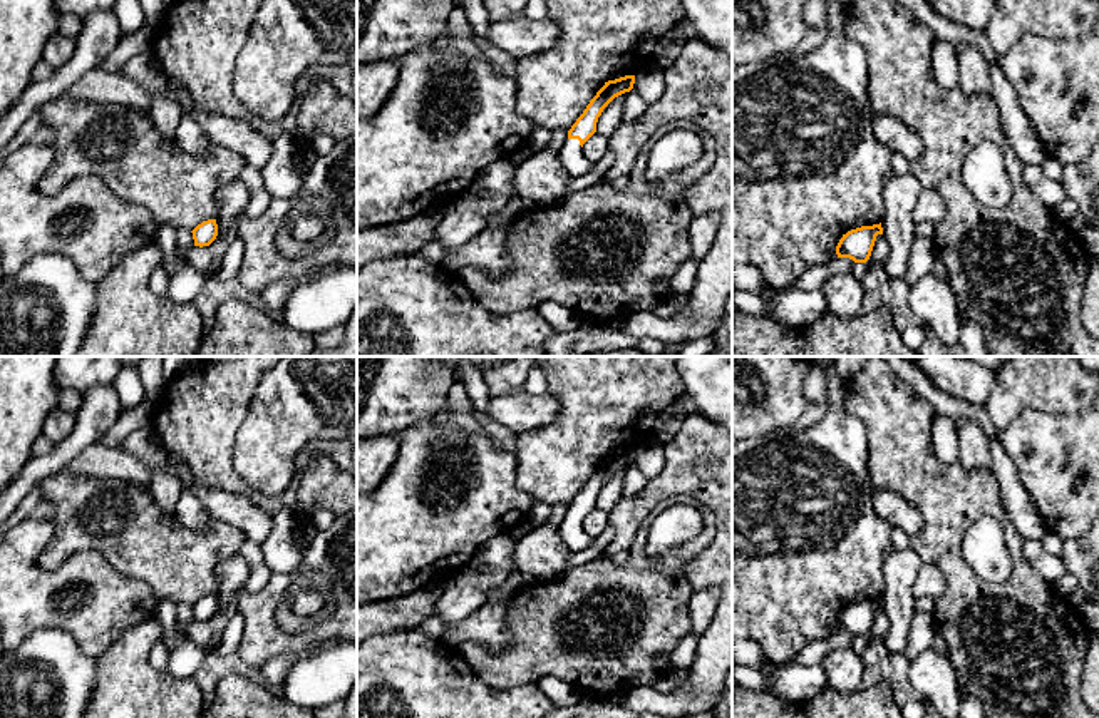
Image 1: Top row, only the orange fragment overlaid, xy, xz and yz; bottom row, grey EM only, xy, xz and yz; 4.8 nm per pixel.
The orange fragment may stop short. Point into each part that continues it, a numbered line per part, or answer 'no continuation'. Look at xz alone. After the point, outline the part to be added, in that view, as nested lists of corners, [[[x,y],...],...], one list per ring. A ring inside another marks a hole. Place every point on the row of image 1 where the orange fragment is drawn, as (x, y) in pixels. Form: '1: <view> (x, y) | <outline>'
1: xz (572, 158) | [[[566,139],[558,156],[563,167],[571,177],[581,177],[590,174],[595,164],[583,156],[578,139]]]

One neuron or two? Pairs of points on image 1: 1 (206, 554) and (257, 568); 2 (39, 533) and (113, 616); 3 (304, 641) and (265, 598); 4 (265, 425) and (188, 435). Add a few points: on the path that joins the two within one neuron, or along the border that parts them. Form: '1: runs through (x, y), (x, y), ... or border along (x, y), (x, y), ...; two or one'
1: border along (247, 539), (238, 553); two
2: runs through (27, 566), (39, 578), (86, 578), (94, 583); one
3: runs through (288, 641), (283, 641), (265, 623), (265, 613); one
4: border along (255, 392), (237, 437), (233, 467); two

